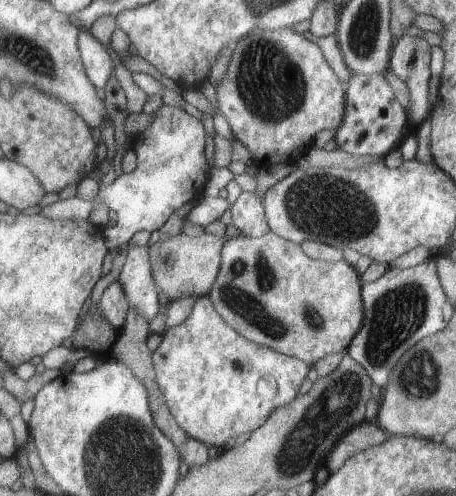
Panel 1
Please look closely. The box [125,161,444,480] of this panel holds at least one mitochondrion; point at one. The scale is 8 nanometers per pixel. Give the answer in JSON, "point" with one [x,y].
{"point":[323,204]}

